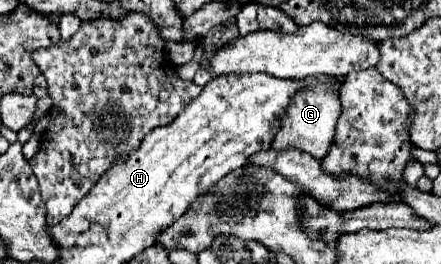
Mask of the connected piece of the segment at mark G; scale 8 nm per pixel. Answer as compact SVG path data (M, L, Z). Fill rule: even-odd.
M333 83L323 85L323 87L307 87L297 91L291 101L287 111L279 113L277 117L281 119L279 131L273 135L273 147L275 149L287 149L295 147L305 153L311 153L317 159L323 159L331 147L331 137L335 135L335 125L341 113L341 103L339 103L339 91Z

